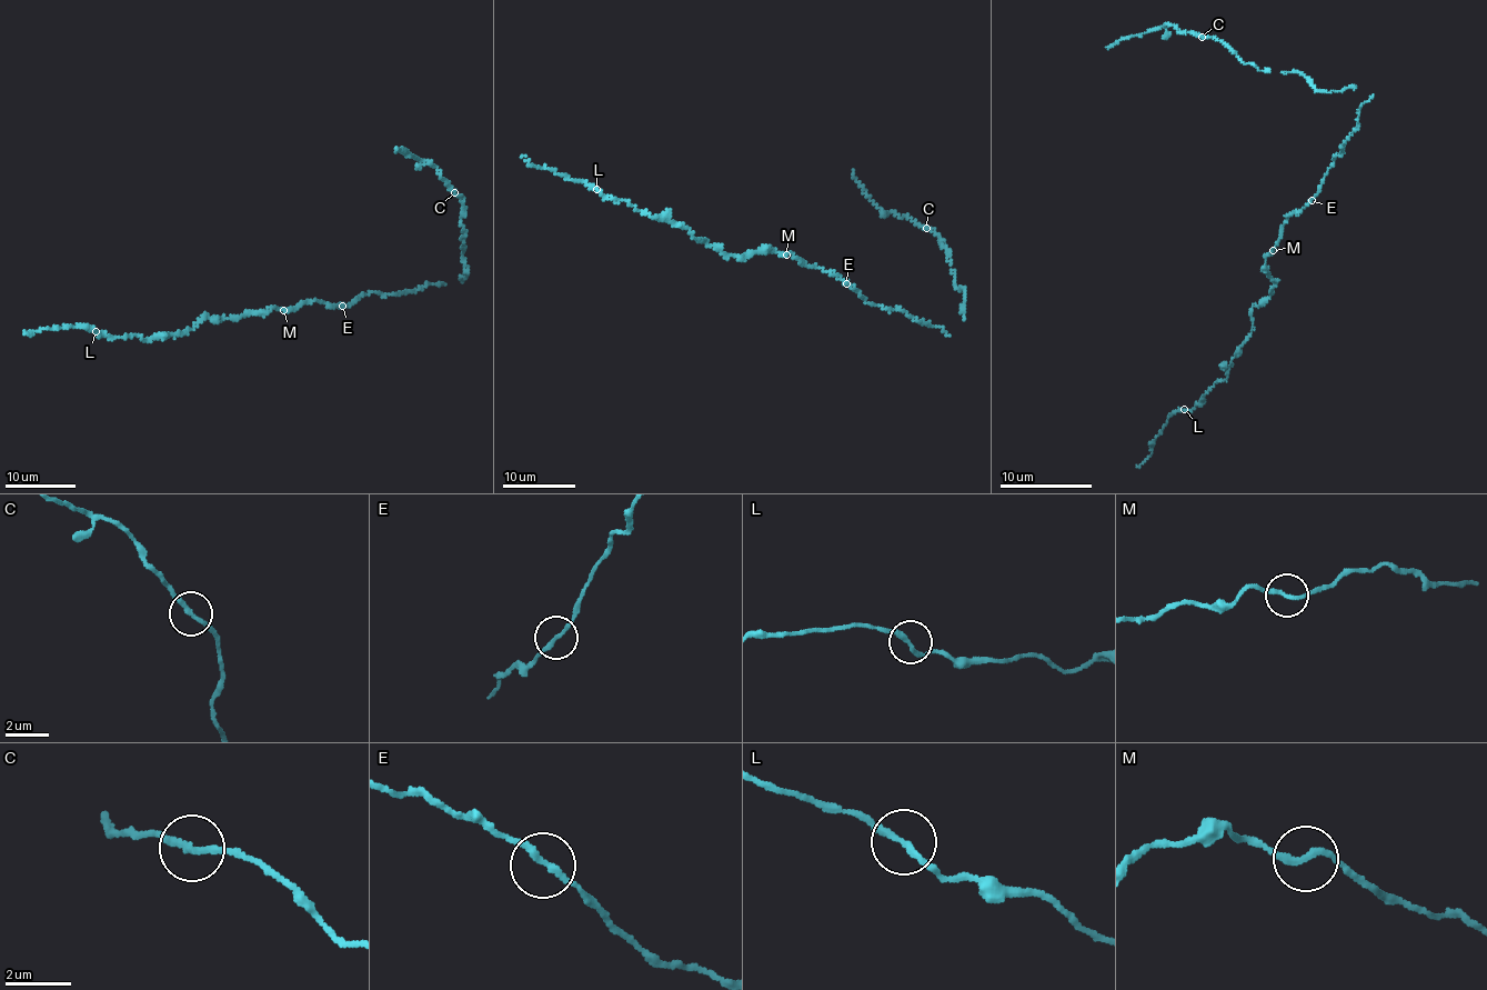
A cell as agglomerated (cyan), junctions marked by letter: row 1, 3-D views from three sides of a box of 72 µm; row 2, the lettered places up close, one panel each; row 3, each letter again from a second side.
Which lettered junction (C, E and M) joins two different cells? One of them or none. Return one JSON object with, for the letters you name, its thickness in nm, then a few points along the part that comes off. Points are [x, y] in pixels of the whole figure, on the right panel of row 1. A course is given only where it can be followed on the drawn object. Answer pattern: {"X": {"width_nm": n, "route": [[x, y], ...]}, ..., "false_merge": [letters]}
{"M": {"width_nm": 200, "route": [[1274, 251], [1265, 264], [1277, 282], [1253, 309], [1226, 379], [1195, 409], [1172, 412], [1136, 464]]}, "false_merge": ["M"]}

